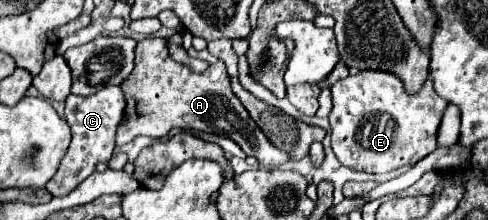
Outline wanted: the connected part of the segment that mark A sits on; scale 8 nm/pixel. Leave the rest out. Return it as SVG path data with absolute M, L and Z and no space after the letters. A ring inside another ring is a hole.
M147 37L147 39L137 43L137 47L135 47L135 69L131 71L131 75L119 87L123 89L127 105L125 105L125 119L121 121L121 125L117 129L117 145L125 145L131 139L135 139L137 135L149 135L153 139L159 139L159 137L165 137L173 127L179 127L179 129L207 131L207 133L229 137L247 155L257 157L257 161L263 163L263 165L279 165L279 163L285 163L289 159L289 155L285 155L283 151L279 151L277 147L273 147L265 139L263 131L251 119L251 115L241 105L241 101L233 95L231 83L229 83L229 75L225 71L225 63L221 63L221 61L209 65L209 69L205 73L193 73L187 65L175 63L169 57L167 41L165 39L161 39L161 37Z

